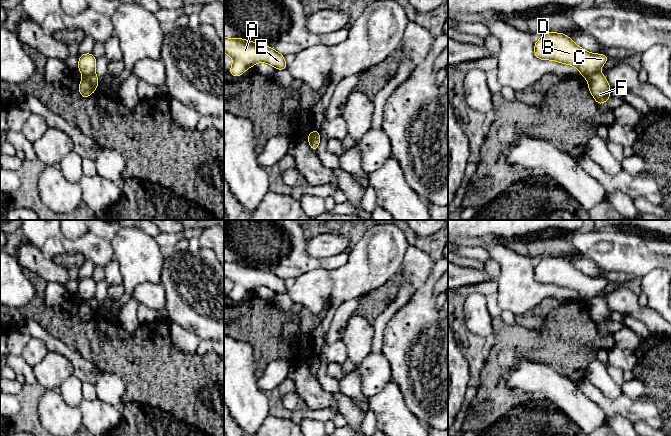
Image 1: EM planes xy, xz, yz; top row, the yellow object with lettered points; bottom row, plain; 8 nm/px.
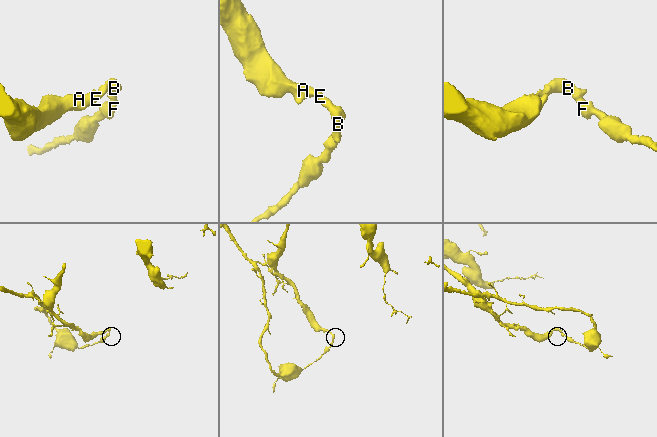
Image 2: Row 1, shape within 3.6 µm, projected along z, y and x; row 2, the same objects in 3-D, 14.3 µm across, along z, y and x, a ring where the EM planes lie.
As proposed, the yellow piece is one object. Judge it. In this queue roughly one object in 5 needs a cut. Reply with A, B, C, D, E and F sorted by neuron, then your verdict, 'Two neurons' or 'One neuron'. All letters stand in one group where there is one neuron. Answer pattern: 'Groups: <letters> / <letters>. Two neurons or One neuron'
Groups: A B C D E / F. Two neurons

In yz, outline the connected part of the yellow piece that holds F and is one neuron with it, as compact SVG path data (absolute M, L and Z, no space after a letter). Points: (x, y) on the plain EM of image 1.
M596 296L587 302L587 306L589 315L598 329L602 329L611 322L609 317L611 310L604 298Z

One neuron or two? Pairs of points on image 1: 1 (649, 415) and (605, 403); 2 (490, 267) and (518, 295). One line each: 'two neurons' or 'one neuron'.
1: one neuron
2: two neurons

